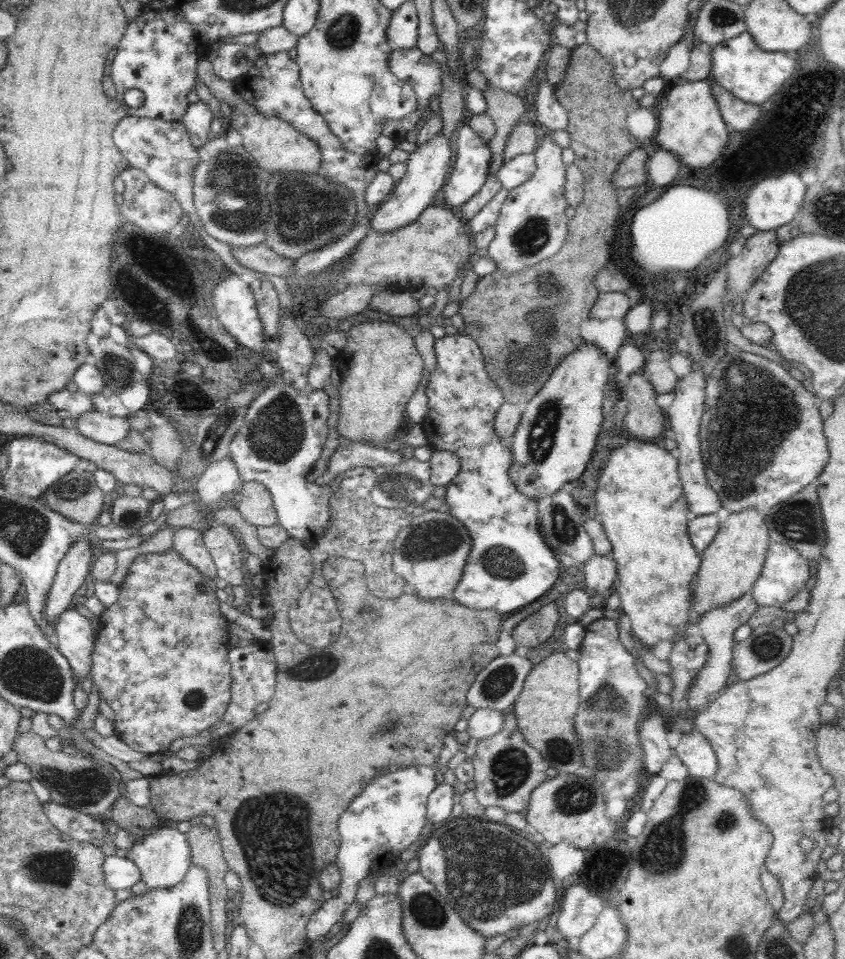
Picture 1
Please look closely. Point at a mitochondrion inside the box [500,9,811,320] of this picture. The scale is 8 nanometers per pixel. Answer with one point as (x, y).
(533, 235)

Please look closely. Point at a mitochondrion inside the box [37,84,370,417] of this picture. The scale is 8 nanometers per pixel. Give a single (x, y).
(238, 208)

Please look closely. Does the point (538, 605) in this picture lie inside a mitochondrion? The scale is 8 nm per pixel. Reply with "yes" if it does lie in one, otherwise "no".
no

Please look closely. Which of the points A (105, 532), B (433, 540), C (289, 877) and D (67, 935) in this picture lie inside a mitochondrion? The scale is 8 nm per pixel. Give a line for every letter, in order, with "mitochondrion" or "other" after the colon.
A: other
B: mitochondrion
C: mitochondrion
D: other

